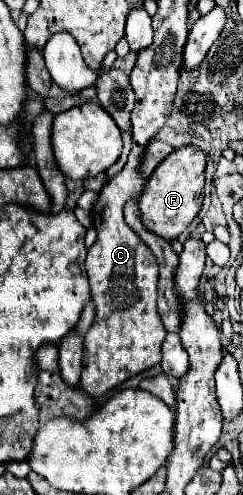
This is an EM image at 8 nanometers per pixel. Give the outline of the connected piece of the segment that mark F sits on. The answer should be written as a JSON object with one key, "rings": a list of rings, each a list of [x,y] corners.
{"rings":[[[184,145],[176,151],[172,151],[150,175],[146,181],[138,207],[142,213],[142,223],[148,231],[156,233],[158,237],[172,241],[176,239],[198,215],[204,199],[204,169],[206,169],[206,155],[194,147]]]}

